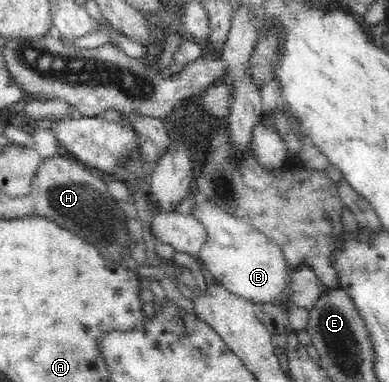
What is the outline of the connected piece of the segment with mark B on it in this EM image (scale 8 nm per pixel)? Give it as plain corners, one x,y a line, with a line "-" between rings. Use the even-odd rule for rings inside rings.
209,199
191,207
191,215
197,218
205,230
207,241
200,249
200,259
208,276
221,282
229,292
247,302
258,305
277,305
277,308
289,313
295,307
292,301
292,270
278,245
256,232
246,221
238,219

